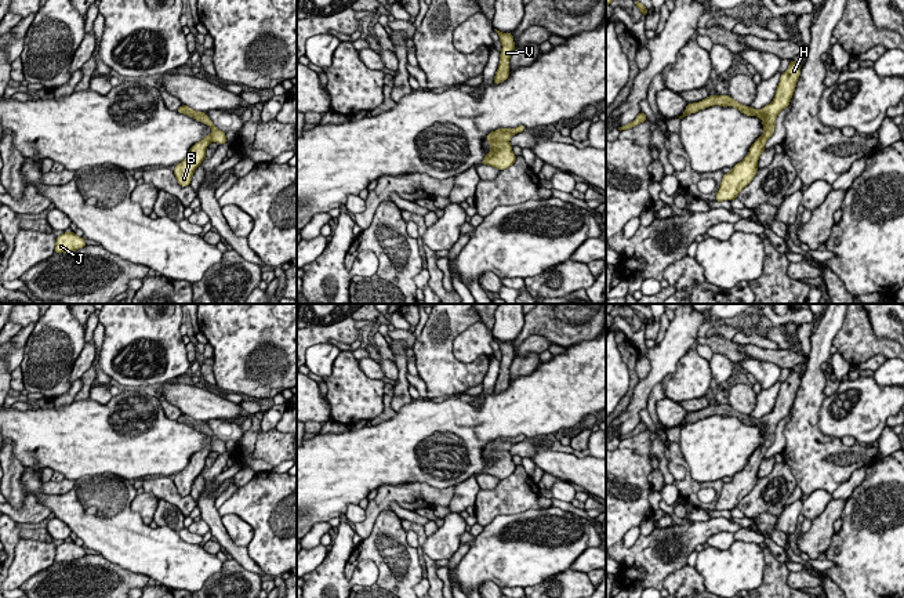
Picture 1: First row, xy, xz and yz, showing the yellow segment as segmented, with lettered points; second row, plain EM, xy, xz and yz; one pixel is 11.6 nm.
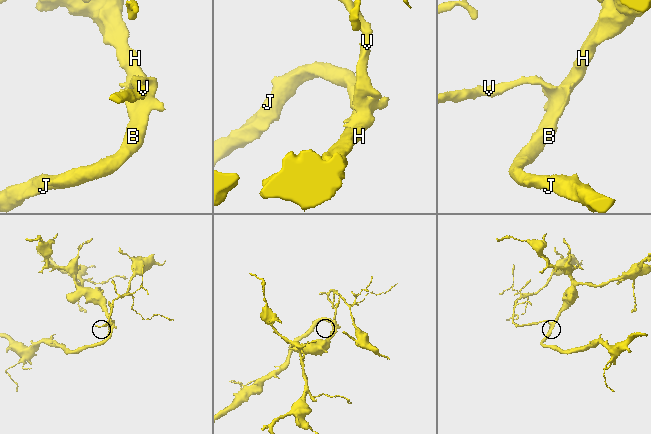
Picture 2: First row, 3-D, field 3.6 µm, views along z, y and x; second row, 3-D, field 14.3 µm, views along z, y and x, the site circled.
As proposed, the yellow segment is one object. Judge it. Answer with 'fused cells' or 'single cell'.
single cell

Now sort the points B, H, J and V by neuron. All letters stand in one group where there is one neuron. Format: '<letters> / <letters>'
B H J V

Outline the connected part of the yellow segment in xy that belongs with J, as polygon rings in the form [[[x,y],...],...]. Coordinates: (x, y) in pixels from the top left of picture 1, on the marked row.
[[[63,232],[62,235],[57,236],[55,253],[72,253],[83,249],[84,246],[87,246],[84,236],[80,238],[75,232]]]

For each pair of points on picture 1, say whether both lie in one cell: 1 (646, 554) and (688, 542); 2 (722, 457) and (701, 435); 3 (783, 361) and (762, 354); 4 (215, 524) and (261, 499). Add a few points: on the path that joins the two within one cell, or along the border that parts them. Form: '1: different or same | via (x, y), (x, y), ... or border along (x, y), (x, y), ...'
1: same | via (656, 554), (664, 553), (678, 542)
2: same | via (718, 452), (707, 441)
3: same | via (777, 357), (768, 355)
4: different | border along (217, 510), (221, 517)

